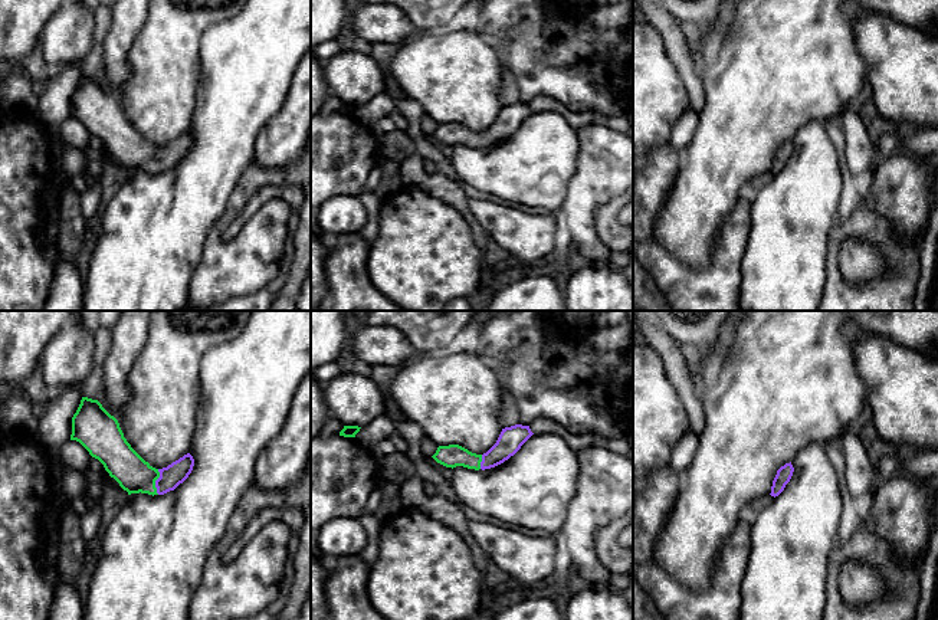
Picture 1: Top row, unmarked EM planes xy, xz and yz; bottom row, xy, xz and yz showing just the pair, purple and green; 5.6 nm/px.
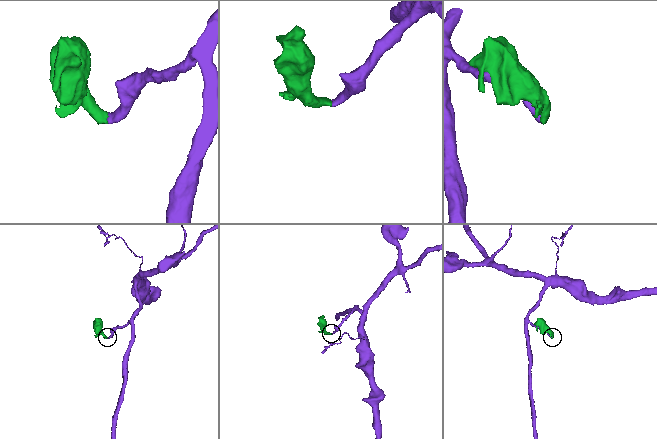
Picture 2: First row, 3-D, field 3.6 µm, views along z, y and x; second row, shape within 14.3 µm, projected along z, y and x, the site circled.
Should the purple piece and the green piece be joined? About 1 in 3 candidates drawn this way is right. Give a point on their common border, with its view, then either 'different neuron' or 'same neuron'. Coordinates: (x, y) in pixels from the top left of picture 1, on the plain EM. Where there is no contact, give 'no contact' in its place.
xy (156, 160) | same neuron

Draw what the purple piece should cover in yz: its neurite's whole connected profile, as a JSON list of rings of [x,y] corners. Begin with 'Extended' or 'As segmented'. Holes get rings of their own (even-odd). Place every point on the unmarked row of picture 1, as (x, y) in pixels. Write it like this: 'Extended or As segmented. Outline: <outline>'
As segmented. Outline: [[[791,140],[786,141],[784,144],[781,144],[777,148],[777,152],[775,152],[775,155],[773,158],[773,164],[771,164],[771,171],[770,171],[771,174],[775,175],[784,168],[786,163],[790,160],[791,154],[793,154],[793,150],[794,150],[794,145],[793,145]]]

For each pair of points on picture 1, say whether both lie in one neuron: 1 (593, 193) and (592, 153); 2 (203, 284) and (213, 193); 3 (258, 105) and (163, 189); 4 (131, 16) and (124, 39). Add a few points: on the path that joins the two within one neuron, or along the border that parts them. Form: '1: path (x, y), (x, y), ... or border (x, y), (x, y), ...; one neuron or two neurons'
1: path (593, 183), (593, 163); one neuron
2: border (228, 202), (222, 216), (212, 226), (197, 262); two neurons
3: path (235, 128), (186, 177); one neuron
4: path (127, 22), (124, 33); one neuron

